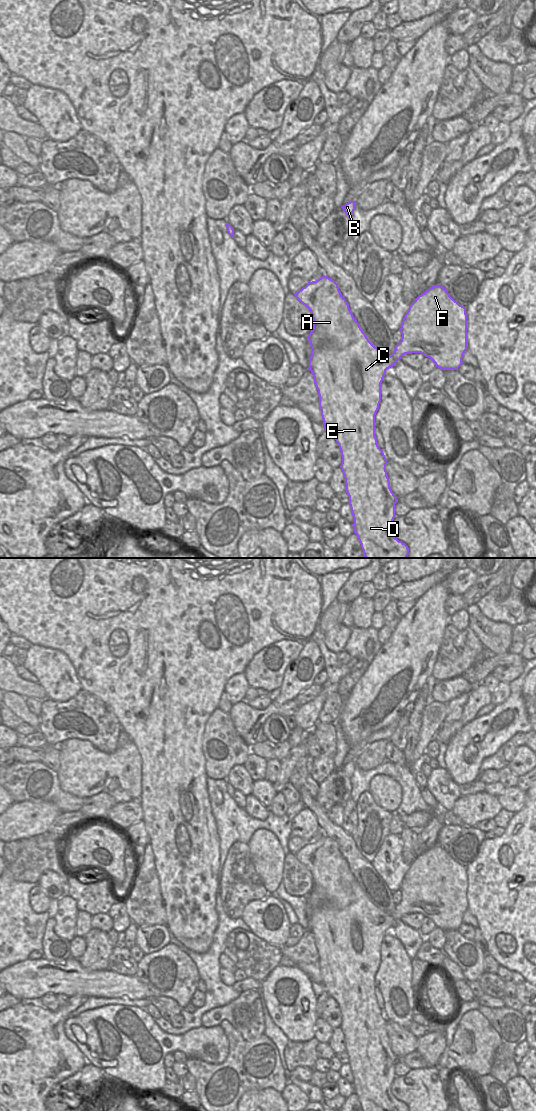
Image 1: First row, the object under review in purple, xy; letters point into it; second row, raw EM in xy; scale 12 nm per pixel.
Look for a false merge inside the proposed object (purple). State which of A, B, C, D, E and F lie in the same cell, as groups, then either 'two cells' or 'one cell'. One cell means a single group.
A B C D E F | one cell

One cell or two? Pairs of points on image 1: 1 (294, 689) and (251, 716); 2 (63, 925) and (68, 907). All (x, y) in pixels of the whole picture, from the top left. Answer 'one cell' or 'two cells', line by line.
1: one cell
2: one cell

